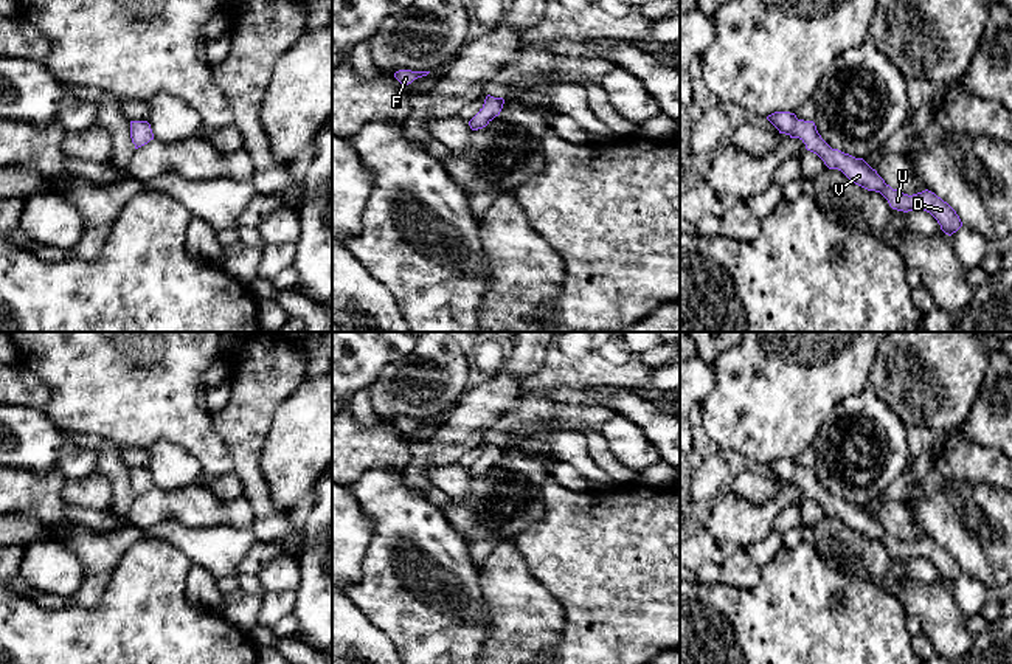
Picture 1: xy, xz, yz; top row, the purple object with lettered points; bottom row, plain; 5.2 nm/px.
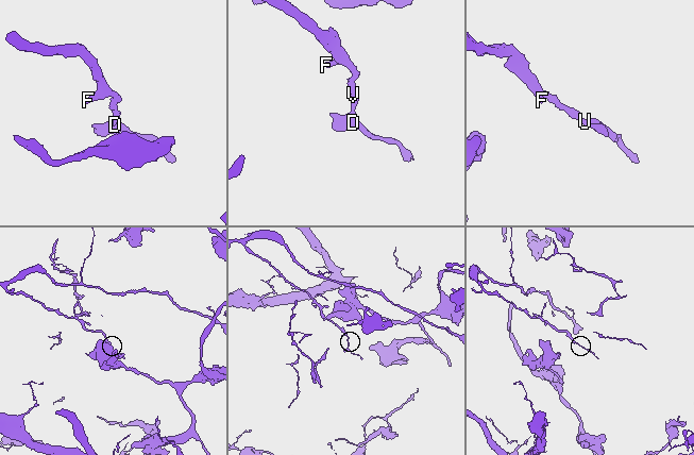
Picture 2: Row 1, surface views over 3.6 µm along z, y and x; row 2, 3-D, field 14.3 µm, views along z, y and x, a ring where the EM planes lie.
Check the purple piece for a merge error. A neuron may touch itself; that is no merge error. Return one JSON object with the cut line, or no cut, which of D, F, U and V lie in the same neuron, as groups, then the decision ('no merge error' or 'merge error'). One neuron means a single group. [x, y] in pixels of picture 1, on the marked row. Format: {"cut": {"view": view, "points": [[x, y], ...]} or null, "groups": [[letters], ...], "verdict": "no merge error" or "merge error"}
{"cut": {"view": "yz", "points": [[798, 120], [815, 132], [815, 137], [806, 146]]}, "groups": [["D", "U", "V"], ["F"]], "verdict": "merge error"}

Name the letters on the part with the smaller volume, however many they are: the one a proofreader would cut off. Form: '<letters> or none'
D, U, V

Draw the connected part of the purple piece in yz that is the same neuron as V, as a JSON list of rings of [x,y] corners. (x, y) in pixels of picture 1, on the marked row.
[[[799,119],[799,124],[801,124],[802,127],[810,127],[810,126],[812,126],[812,127],[815,129],[815,132],[816,132],[813,141],[806,146],[807,150],[816,154],[816,155],[824,161],[824,164],[826,164],[829,169],[838,169],[838,171],[841,171],[852,183],[855,183],[855,185],[858,185],[858,186],[861,186],[861,188],[865,188],[865,189],[868,189],[868,191],[880,192],[880,194],[888,200],[888,203],[889,203],[889,206],[891,206],[892,209],[903,211],[903,213],[914,211],[914,209],[924,209],[924,211],[930,213],[930,214],[937,220],[937,223],[941,225],[941,230],[942,230],[945,234],[948,234],[948,236],[951,236],[953,233],[956,233],[956,231],[962,227],[962,222],[961,222],[959,216],[956,214],[956,211],[955,211],[947,202],[944,202],[941,197],[937,197],[934,192],[925,189],[925,191],[922,191],[922,192],[908,195],[908,194],[903,194],[903,192],[900,192],[900,191],[897,191],[897,189],[892,189],[889,185],[885,183],[885,180],[877,174],[877,171],[872,169],[863,158],[855,158],[855,157],[852,157],[852,155],[849,155],[849,154],[844,154],[844,152],[838,150],[838,149],[832,149],[832,147],[821,138],[821,135],[818,133],[816,126],[815,126],[813,121]]]

